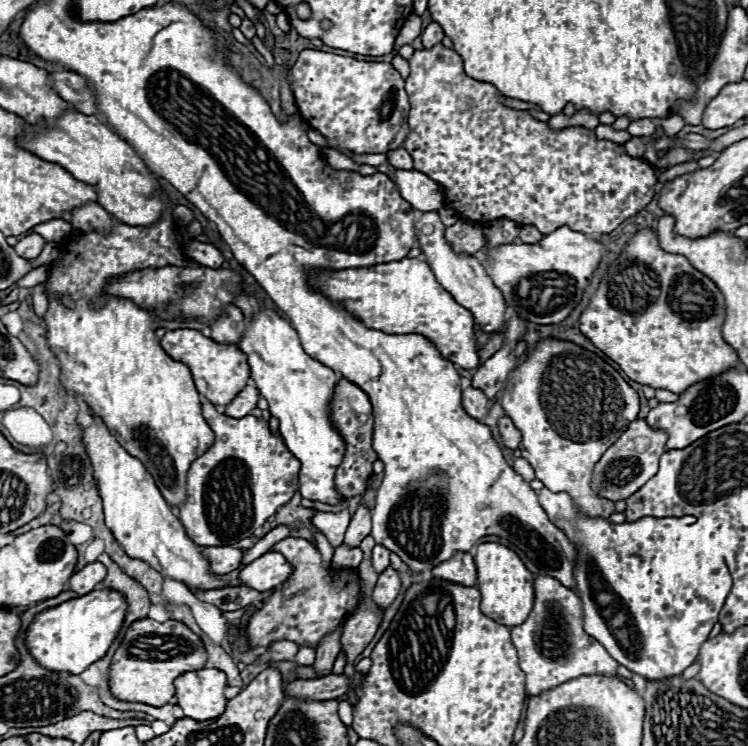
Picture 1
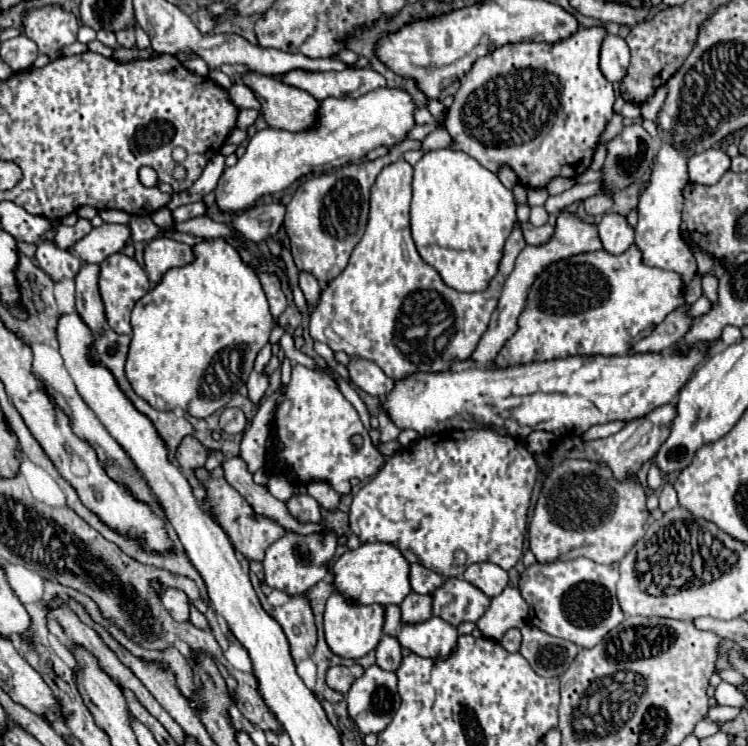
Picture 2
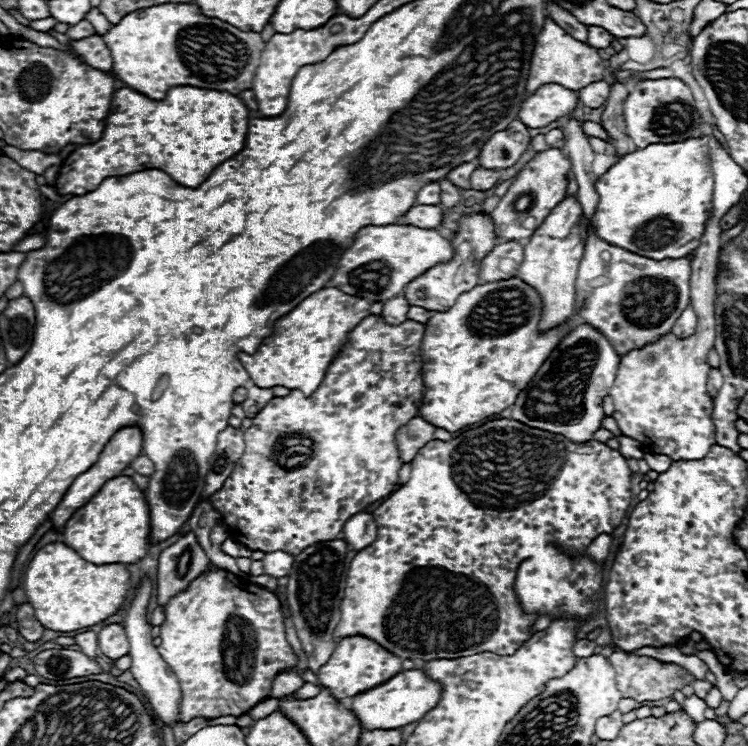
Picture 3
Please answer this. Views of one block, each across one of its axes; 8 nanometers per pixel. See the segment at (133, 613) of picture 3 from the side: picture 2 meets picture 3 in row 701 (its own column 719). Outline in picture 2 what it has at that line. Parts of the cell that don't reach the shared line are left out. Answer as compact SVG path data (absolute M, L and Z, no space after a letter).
M722 148L704 150L700 154L690 156L688 160L690 182L696 184L716 184L728 168L730 168L730 158Z

